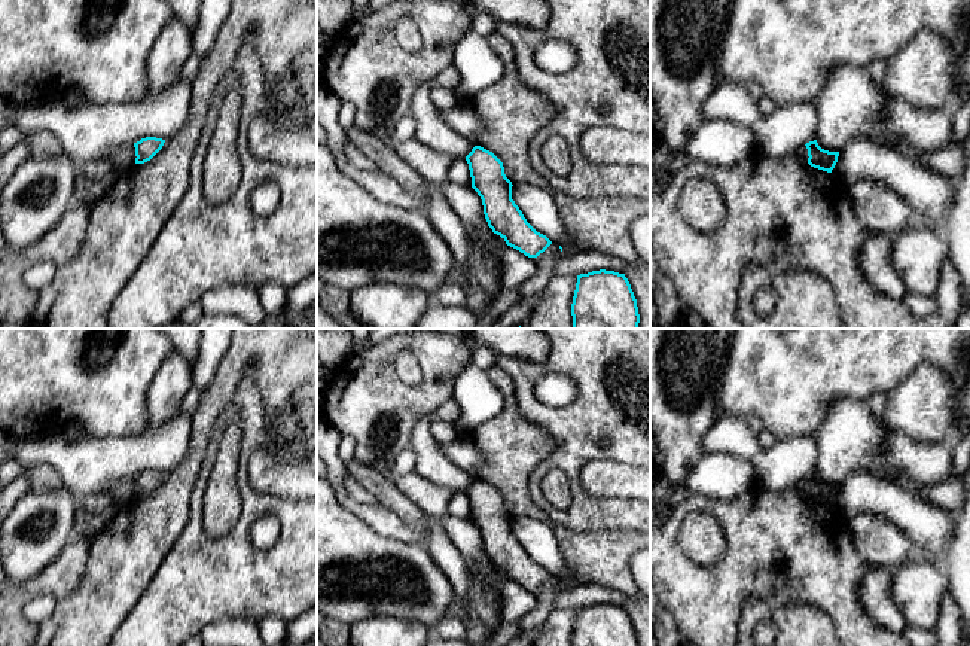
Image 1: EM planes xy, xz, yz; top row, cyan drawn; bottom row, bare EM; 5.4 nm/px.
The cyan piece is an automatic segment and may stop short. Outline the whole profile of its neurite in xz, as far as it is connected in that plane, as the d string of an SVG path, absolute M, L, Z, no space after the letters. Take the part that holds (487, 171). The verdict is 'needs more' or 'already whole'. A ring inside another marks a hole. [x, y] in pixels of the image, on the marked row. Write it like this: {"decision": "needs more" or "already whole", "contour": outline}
{"decision": "already whole", "contour": "M475 146L466 156L472 188L482 199L488 226L507 246L528 258L537 258L552 241L537 232L512 199L512 182L504 174L503 162L489 150Z"}

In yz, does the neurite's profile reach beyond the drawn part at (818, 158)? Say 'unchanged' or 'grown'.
unchanged

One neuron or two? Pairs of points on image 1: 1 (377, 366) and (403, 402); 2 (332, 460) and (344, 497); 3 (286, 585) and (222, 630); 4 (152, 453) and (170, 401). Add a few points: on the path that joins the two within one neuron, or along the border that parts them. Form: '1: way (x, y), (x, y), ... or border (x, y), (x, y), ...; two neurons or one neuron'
1: way (377, 375), (394, 393); one neuron
2: way (336, 469), (339, 488); one neuron
3: border (256, 621), (222, 618), (206, 627); two neurons
4: border (177, 413), (146, 430); two neurons

